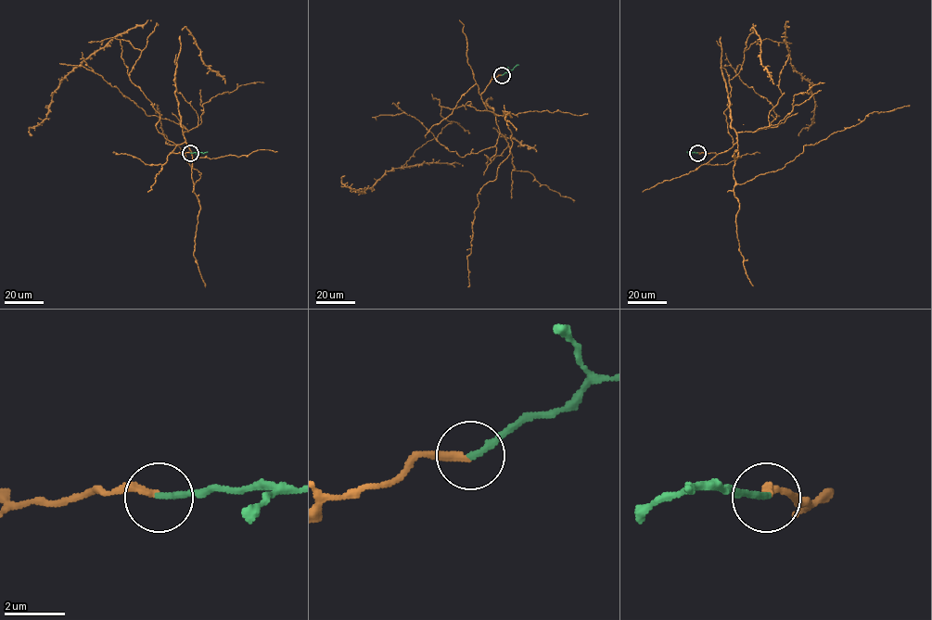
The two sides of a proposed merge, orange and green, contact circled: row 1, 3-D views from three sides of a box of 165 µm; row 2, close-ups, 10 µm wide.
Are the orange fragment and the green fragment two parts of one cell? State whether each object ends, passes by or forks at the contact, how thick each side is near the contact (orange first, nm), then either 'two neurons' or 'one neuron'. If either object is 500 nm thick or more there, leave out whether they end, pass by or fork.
orange ends; green ends; calibres 240 and 220 nm; one neuron

